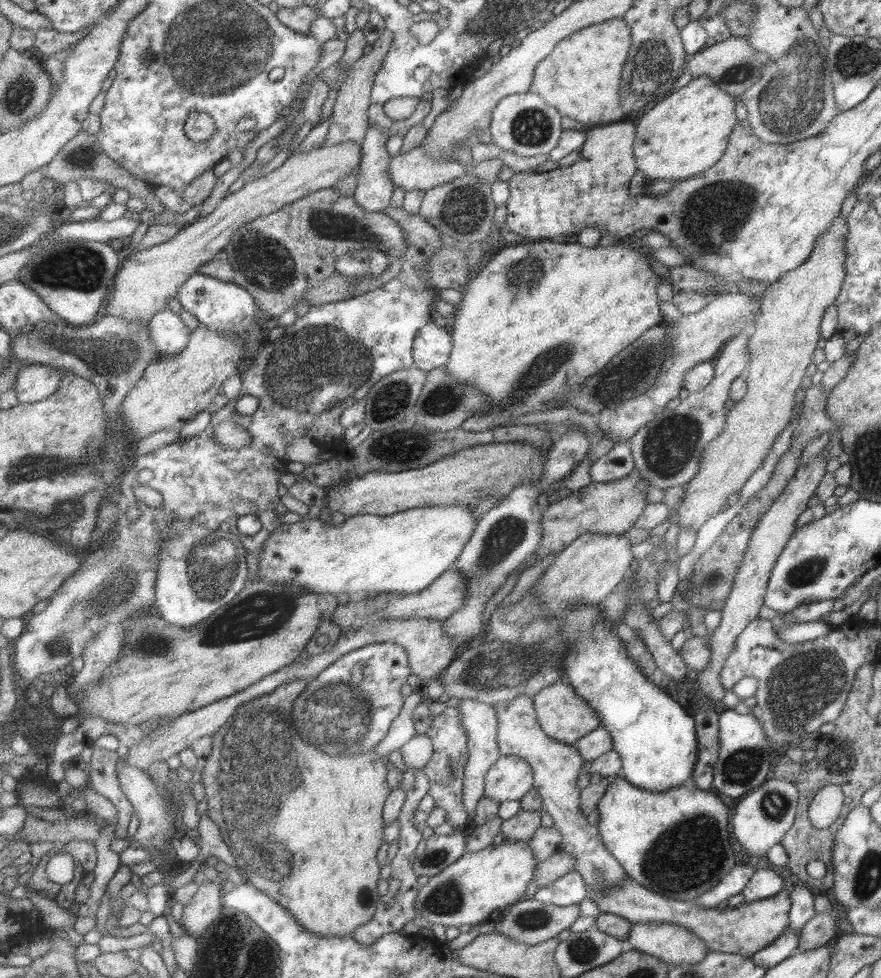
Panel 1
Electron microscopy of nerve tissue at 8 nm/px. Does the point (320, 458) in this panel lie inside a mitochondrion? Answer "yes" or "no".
no

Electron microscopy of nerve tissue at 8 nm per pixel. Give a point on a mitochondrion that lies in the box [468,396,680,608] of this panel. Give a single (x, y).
(505, 536)

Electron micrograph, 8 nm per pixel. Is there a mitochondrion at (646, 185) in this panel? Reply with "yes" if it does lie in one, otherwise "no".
no

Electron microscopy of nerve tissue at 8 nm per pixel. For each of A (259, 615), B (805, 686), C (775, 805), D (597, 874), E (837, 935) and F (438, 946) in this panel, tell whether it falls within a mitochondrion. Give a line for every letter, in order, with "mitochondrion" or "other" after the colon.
A: mitochondrion
B: mitochondrion
C: mitochondrion
D: mitochondrion
E: other
F: other

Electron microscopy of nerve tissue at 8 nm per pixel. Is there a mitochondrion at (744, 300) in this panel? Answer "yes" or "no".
no

